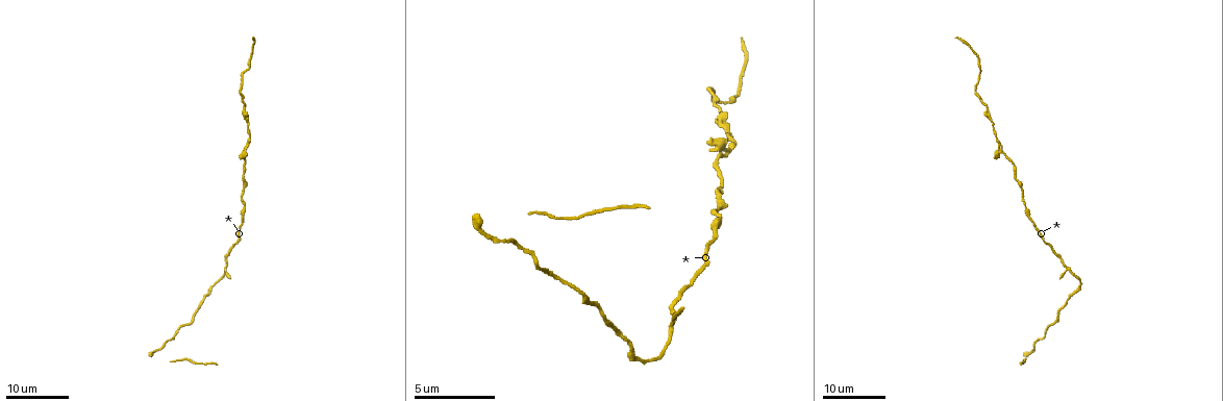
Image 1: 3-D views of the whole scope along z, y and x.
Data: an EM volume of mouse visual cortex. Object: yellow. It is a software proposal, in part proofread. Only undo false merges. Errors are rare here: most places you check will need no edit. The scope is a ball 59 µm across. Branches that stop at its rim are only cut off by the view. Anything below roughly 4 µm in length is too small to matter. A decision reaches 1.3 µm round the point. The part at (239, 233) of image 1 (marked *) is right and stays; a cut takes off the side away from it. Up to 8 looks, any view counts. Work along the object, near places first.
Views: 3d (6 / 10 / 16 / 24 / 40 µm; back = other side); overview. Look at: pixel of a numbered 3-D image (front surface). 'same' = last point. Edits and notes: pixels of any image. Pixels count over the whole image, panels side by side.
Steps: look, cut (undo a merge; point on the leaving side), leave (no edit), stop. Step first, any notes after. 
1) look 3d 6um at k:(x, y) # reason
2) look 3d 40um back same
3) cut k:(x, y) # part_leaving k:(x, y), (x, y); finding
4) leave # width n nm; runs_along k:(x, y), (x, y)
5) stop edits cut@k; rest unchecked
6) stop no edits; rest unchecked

look 3d 24um at 1:(240, 83) # calibre changes

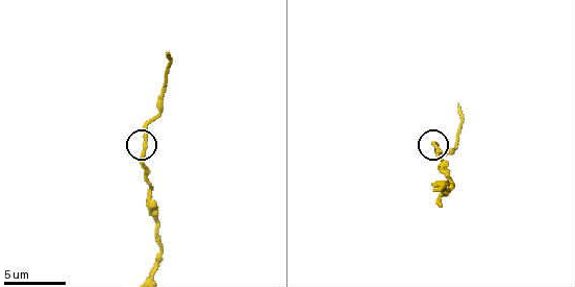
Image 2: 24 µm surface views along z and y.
look 3d 6um at 2:(144, 146)

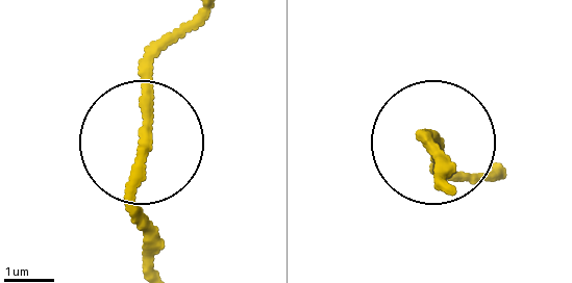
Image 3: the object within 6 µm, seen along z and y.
leave # width 200 nm; all the same neuron

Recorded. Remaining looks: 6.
look 3d 10um at 2:(148, 196) # thin arm on a thick one

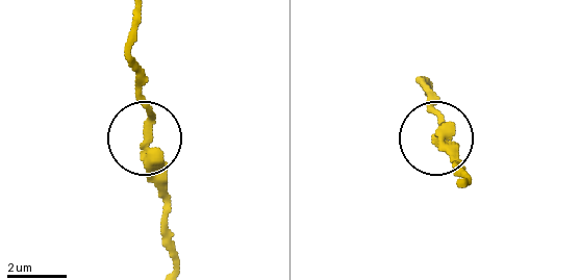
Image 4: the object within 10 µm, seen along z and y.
leave # runs_along 4:(176, 262), (168, 187), (146, 127), (139, 71); all the same neuron

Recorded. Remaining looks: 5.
look 3d 16um at 2:(438, 203) # calibre changes

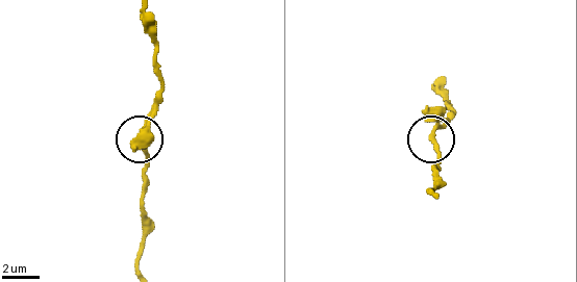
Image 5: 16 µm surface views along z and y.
look 3d 16um back at 5:(431, 140)

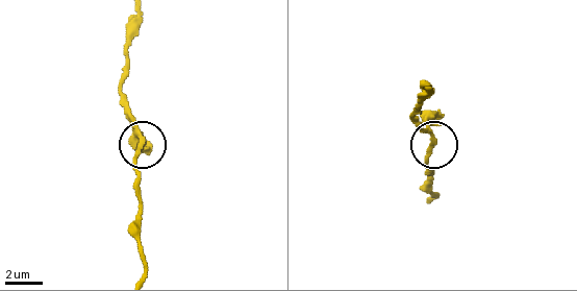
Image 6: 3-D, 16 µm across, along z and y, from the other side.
leave # runs_along 6:(432, 199), (427, 159), (433, 140), (418, 123); continuous, no second neuron

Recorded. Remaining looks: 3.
look 3d 16um at 1:(245, 203) # thick turns thin

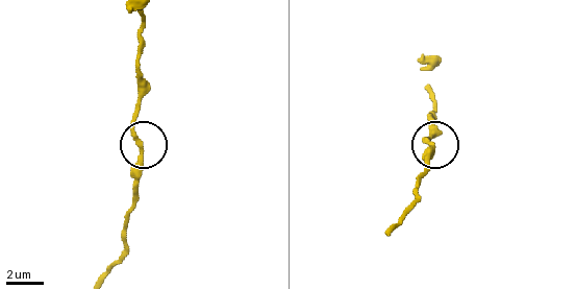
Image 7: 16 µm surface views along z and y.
look 3d 10um at 7:(434, 144)

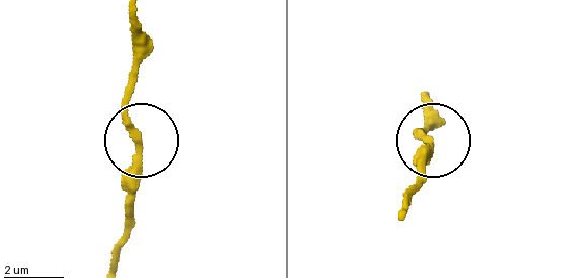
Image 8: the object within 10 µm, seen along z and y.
look 3d 6um at 8:(136, 145)

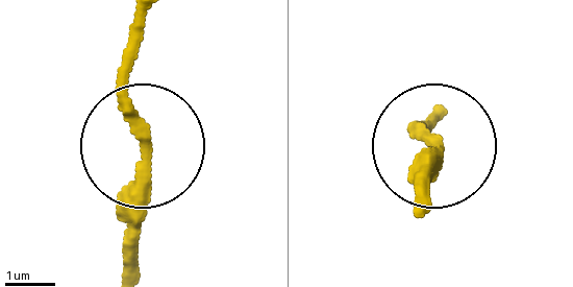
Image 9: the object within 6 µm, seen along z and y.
leave # runs_along 9:(127, 271), (140, 135), (127, 26); continuous, no second neuron

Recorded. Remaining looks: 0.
stop no edits; rest unchecked

